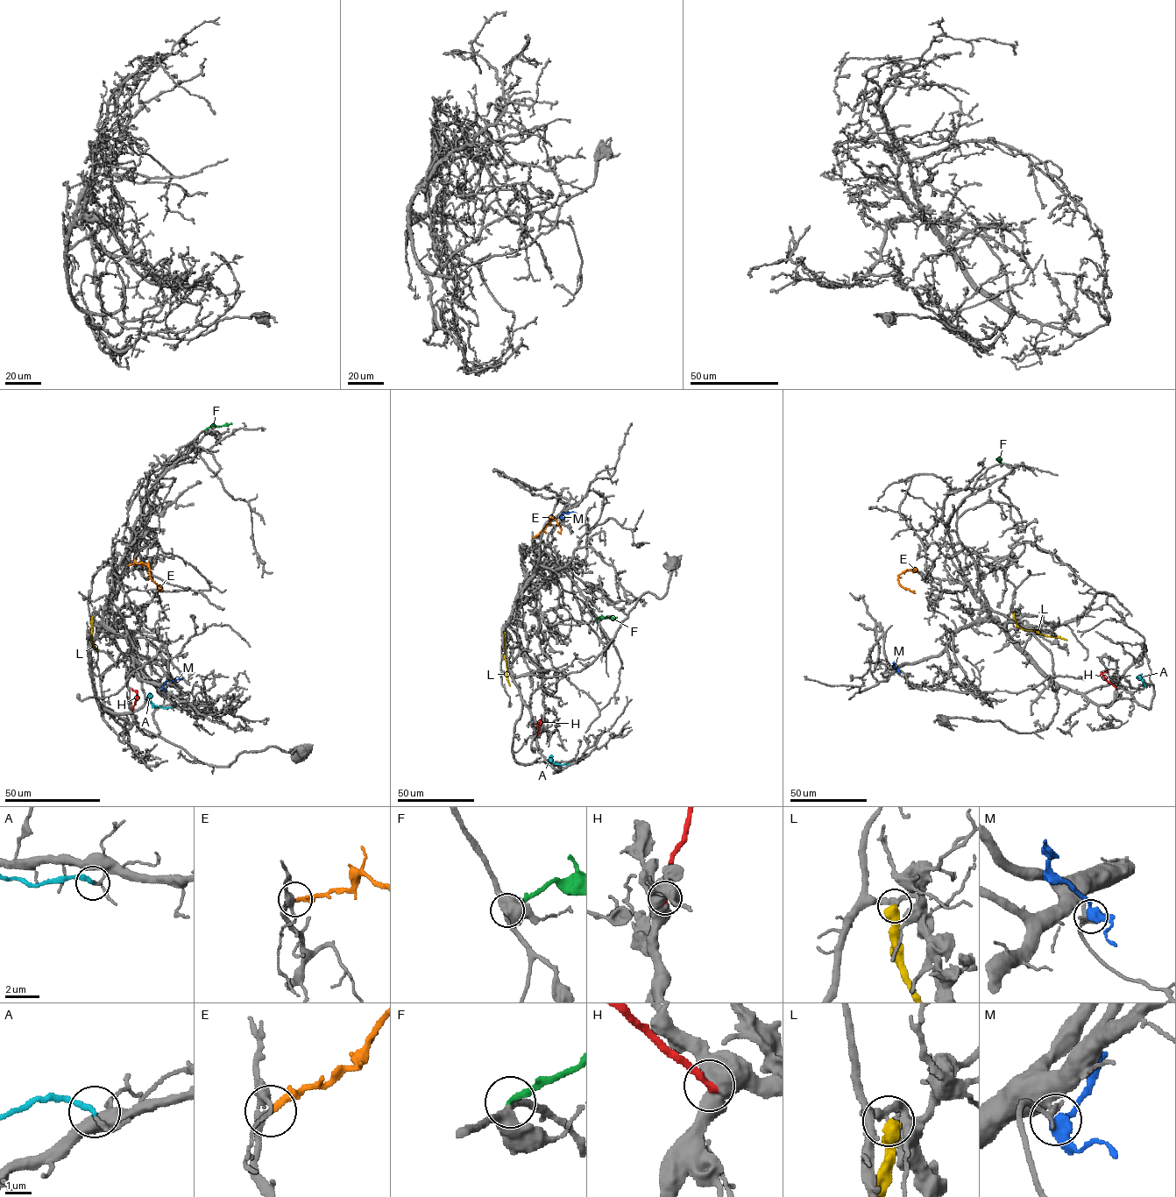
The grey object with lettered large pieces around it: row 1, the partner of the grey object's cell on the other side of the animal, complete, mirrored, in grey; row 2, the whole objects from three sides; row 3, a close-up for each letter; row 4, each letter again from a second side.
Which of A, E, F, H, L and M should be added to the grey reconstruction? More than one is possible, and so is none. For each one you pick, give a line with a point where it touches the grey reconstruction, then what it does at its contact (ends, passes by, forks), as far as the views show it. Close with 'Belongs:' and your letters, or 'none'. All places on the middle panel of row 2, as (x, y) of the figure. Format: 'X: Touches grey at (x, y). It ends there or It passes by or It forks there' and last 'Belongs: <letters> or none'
A: Touches grey at (569, 764). It ends there
E: Touches grey at (533, 537). It ends there
Belongs: A, E

